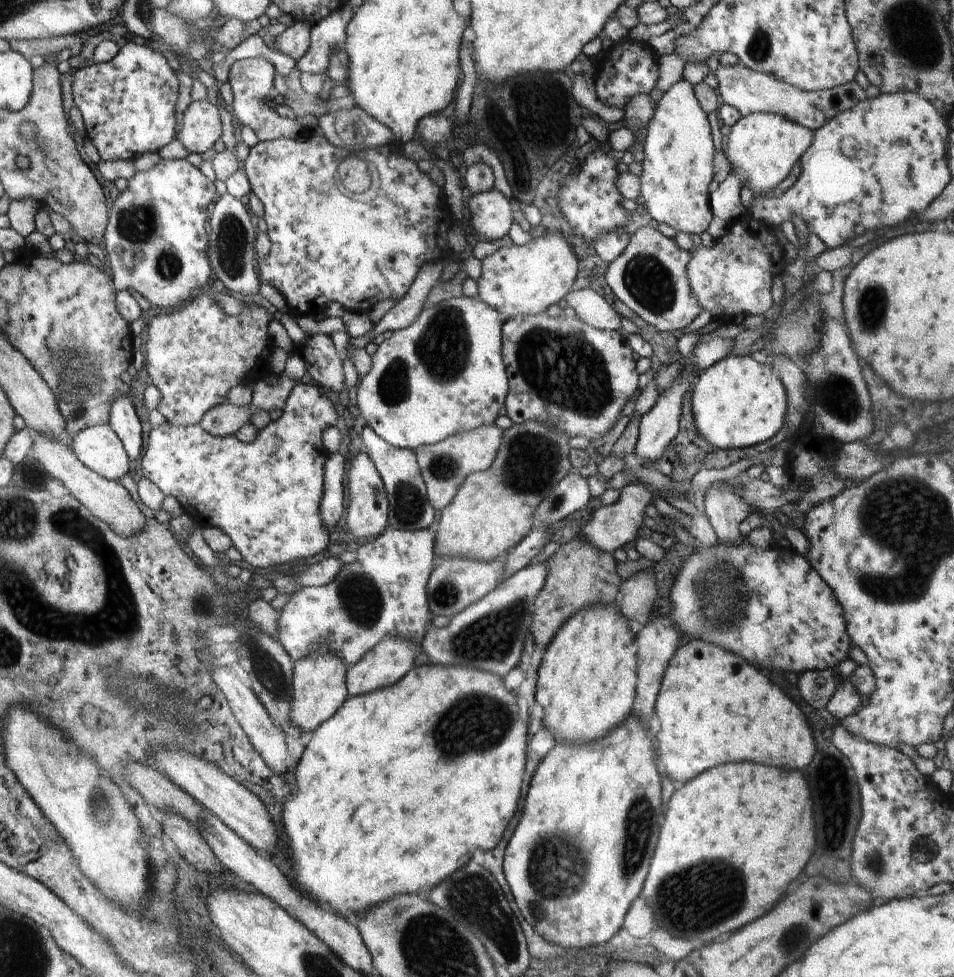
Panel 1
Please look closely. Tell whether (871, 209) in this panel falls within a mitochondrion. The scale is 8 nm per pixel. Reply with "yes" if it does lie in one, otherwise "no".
no

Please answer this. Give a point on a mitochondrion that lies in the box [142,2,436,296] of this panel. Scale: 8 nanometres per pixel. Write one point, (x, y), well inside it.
(231, 244)

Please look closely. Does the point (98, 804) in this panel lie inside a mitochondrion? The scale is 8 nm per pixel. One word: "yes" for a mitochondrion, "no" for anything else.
yes

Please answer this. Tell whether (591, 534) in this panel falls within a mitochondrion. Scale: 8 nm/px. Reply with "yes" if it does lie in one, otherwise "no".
no

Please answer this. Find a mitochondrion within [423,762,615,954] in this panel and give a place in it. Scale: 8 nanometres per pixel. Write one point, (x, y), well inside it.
(564, 875)

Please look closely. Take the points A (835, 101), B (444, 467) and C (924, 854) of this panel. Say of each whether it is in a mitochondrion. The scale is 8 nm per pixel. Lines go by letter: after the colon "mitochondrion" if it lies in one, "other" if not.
A: other
B: mitochondrion
C: other

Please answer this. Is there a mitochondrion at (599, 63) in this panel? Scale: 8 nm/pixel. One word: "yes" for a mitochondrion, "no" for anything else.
no

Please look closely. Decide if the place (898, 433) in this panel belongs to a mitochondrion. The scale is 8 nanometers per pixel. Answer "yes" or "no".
no

